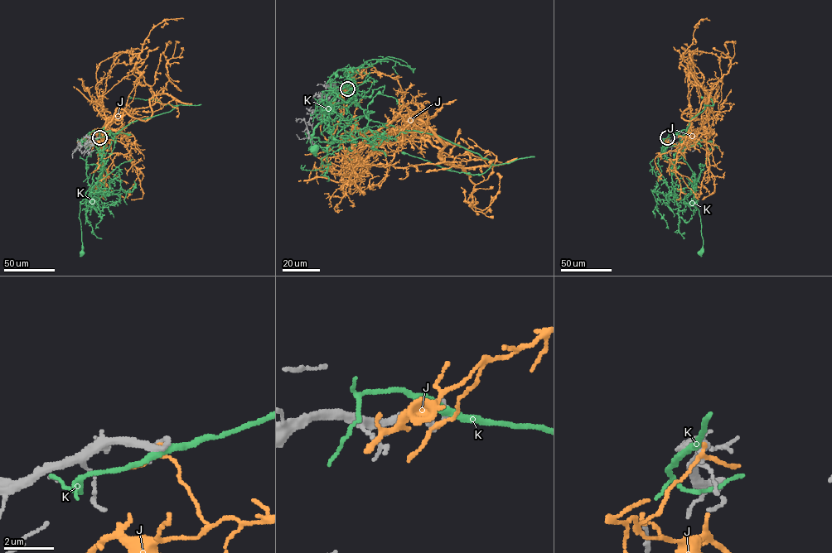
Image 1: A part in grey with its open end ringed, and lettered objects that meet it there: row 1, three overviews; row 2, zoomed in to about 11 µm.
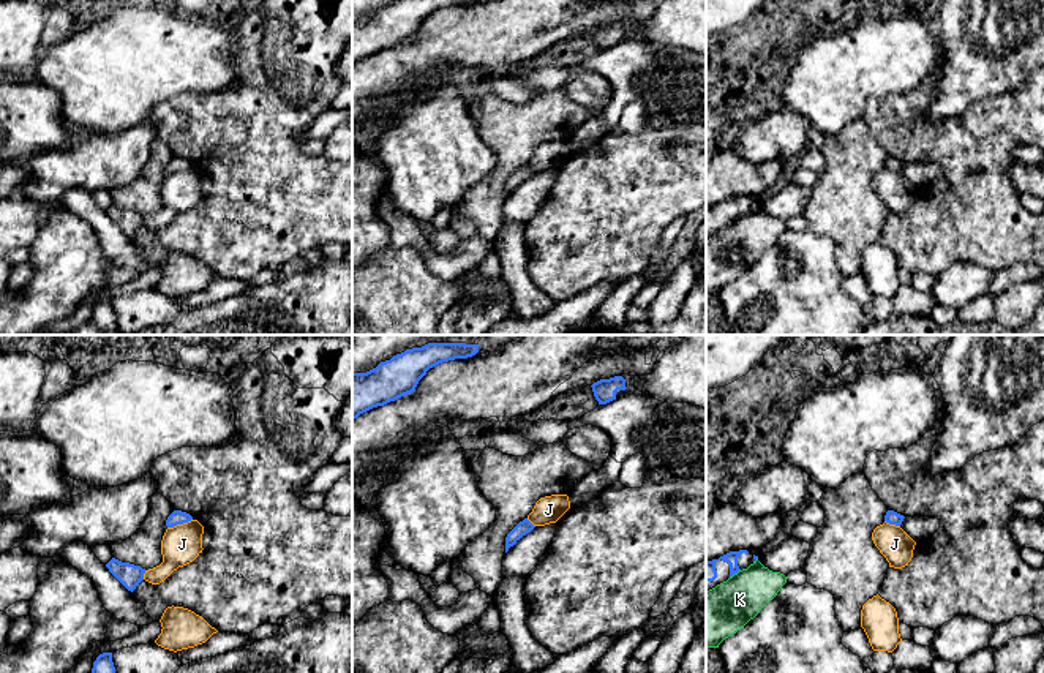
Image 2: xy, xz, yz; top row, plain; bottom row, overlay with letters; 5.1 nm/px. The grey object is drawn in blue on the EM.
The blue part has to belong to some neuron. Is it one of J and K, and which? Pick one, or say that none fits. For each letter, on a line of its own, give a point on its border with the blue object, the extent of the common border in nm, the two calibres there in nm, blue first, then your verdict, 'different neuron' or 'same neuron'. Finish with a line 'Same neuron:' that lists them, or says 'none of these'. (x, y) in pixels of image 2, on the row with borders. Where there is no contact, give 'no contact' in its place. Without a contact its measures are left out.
J: xy (179, 523) | 140 nm | 80/200 nm | different neuron
K: yz (735, 572) | 70 nm | 100/260 nm | different neuron
Same neuron: none of these

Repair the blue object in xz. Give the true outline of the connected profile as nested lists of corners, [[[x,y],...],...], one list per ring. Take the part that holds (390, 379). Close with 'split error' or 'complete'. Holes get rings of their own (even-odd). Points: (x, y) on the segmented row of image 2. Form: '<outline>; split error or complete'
[[[428,343],[406,349],[366,373],[352,373],[352,420],[373,408],[412,393],[430,368],[477,352],[479,344]]]; complete

